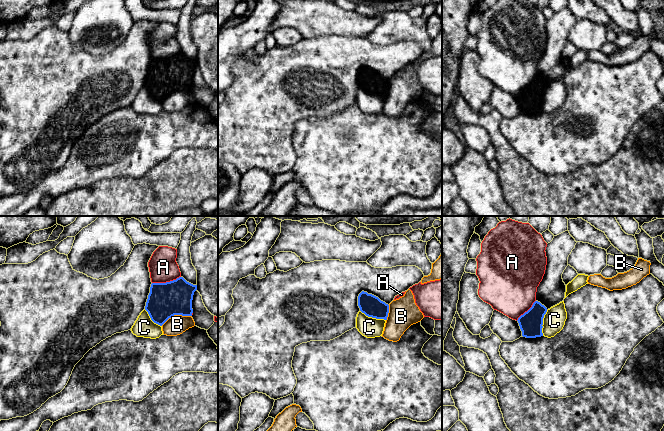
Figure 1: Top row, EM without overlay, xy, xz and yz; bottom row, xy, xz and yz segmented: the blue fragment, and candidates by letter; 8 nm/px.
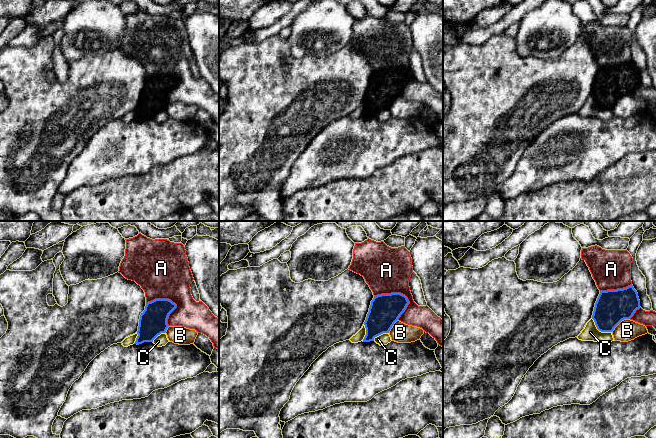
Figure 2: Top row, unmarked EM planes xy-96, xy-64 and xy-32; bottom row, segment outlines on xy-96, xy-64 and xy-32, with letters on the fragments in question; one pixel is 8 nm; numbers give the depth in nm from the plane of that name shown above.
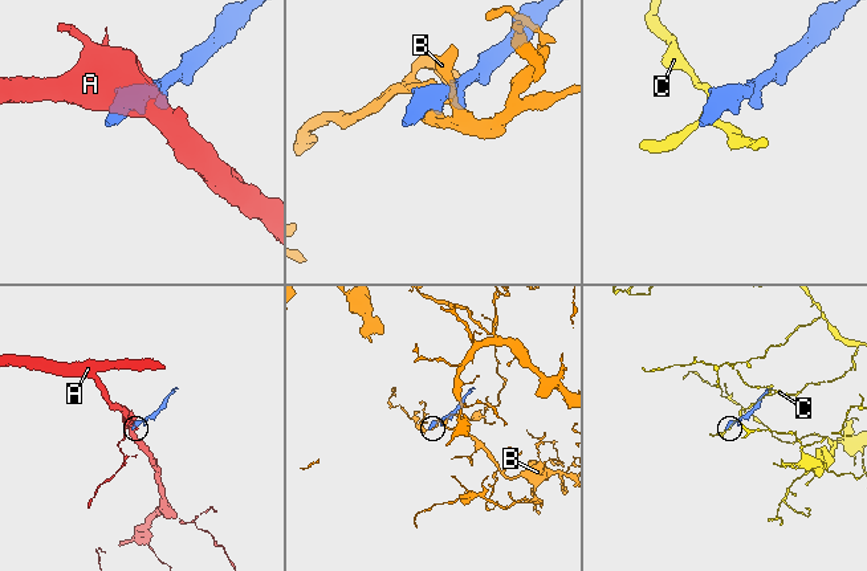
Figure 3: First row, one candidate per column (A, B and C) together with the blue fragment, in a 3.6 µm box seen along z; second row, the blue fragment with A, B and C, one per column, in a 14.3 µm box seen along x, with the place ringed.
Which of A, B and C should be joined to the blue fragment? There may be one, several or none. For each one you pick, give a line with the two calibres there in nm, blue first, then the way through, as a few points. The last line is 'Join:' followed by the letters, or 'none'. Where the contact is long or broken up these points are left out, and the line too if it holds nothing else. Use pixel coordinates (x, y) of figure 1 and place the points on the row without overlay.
Join: none

